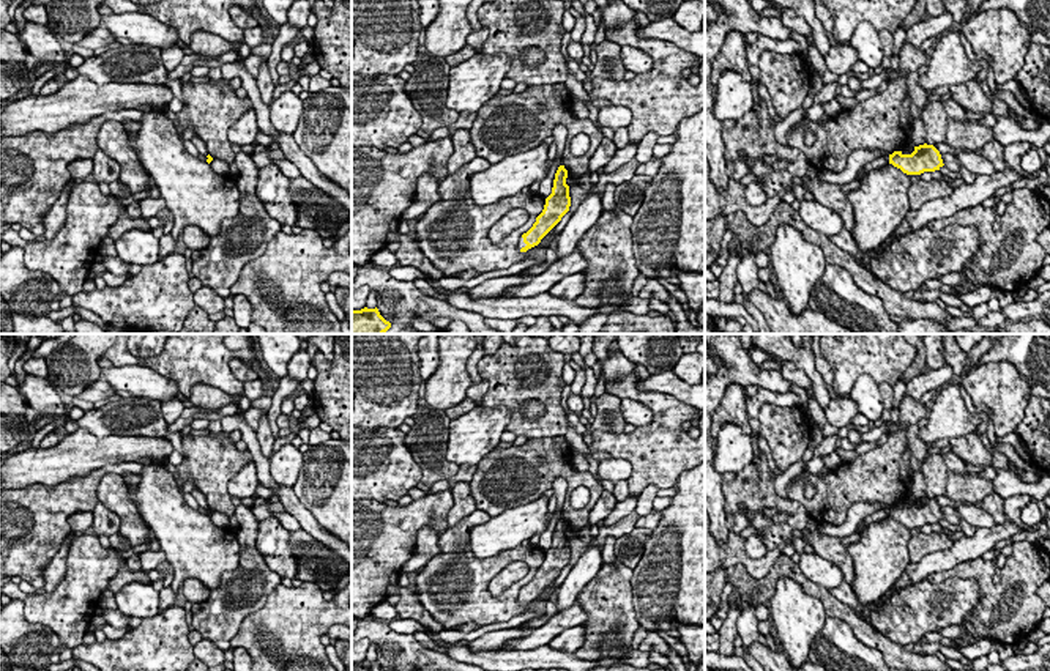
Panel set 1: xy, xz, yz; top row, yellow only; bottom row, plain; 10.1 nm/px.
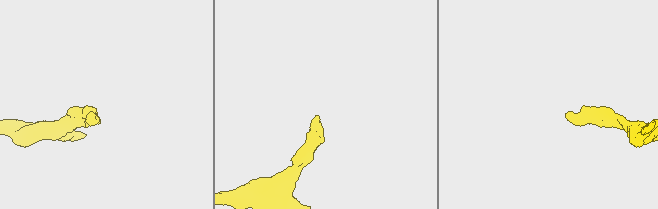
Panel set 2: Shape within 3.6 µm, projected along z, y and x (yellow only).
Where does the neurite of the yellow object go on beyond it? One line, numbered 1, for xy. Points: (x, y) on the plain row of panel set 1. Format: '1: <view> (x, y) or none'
1: none

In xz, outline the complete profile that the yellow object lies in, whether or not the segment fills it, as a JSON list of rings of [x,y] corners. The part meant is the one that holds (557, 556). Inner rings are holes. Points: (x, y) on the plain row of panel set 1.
[[[560,518],[555,532],[552,547],[545,551],[542,565],[536,570],[533,580],[522,588],[525,600],[520,605],[538,599],[541,592],[561,573],[561,570],[569,564],[571,550],[569,539],[566,537],[568,523],[564,518]]]

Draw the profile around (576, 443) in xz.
[[[568,421],[568,432],[566,432],[564,438],[566,438],[566,443],[571,449],[571,452],[582,452],[586,455],[591,454],[590,447],[583,441],[583,436],[571,427],[569,421]]]

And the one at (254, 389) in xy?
[[[262,380],[243,383],[243,387],[244,387],[243,395],[246,395],[251,402],[266,394],[266,387],[262,383]]]

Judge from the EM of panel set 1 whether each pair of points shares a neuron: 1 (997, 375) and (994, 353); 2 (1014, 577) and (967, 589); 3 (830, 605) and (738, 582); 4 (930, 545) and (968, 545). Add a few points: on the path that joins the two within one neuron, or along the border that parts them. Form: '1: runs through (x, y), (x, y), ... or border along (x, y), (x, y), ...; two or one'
1: border along (976, 366), (1009, 361), (1027, 381); two
2: border along (978, 582), (979, 602), (964, 621); two
3: runs through (807, 586), (793, 572), (778, 572), (762, 583); one
4: border along (954, 542), (948, 548), (927, 553), (918, 563); two

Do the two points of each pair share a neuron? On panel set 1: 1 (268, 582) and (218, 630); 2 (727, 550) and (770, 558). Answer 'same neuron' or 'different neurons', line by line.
1: same neuron
2: same neuron

